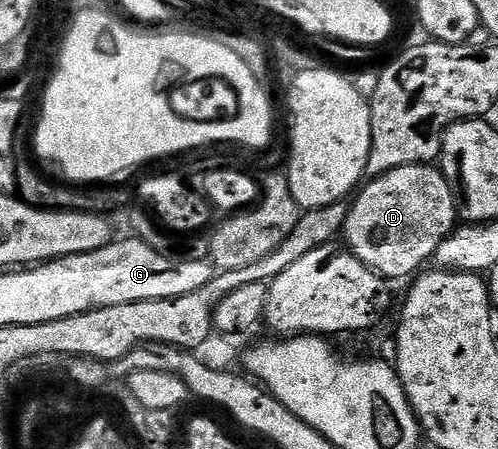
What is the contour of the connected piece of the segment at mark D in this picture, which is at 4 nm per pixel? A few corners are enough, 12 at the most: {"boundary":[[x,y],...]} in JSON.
{"boundary":[[433,165],[356,192],[344,246],[389,281],[416,276],[459,223]]}

